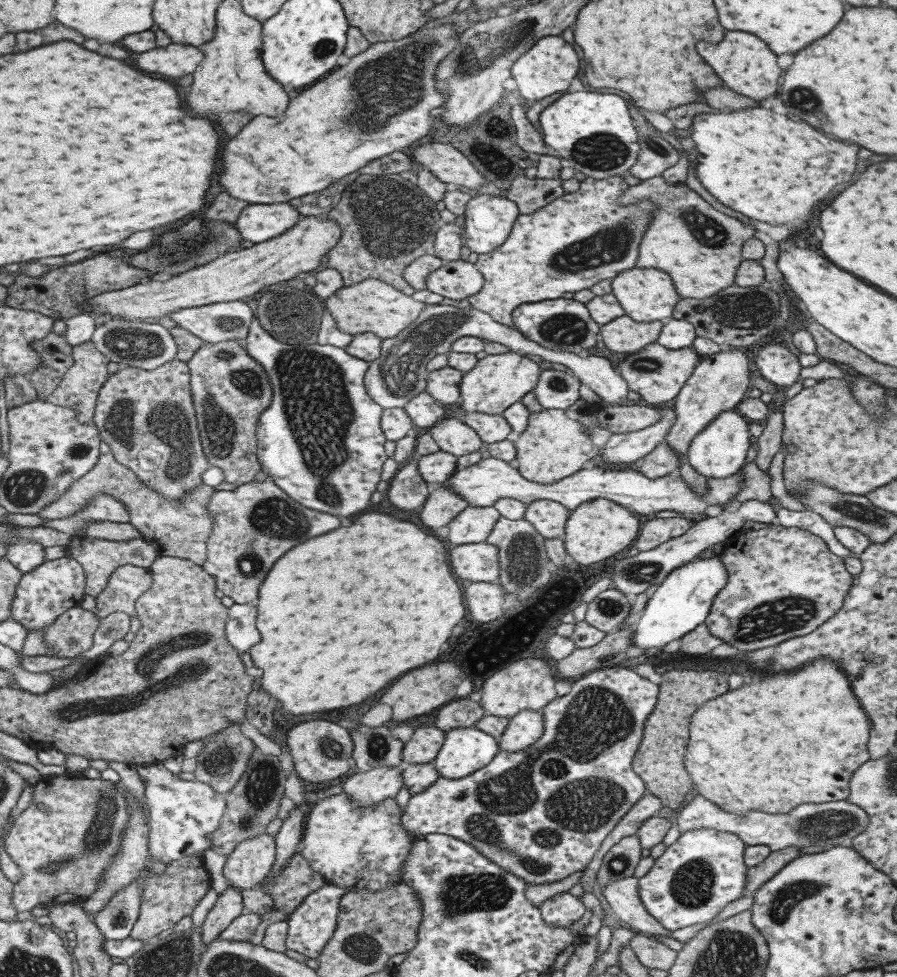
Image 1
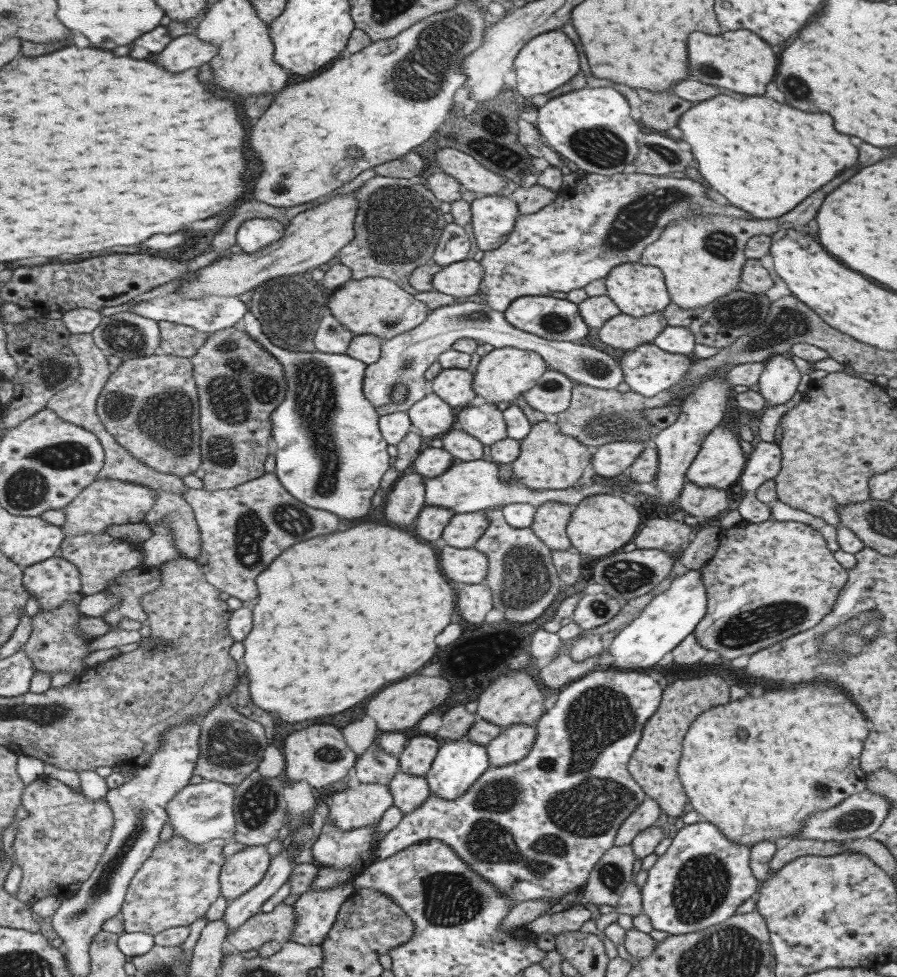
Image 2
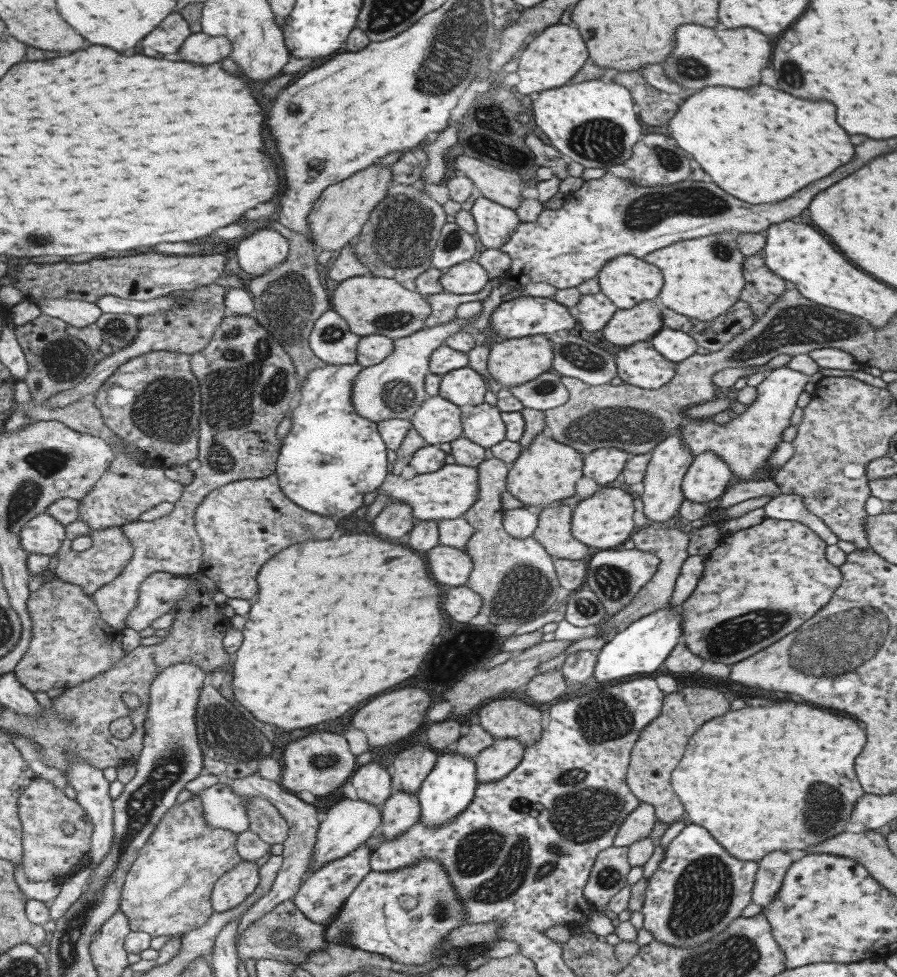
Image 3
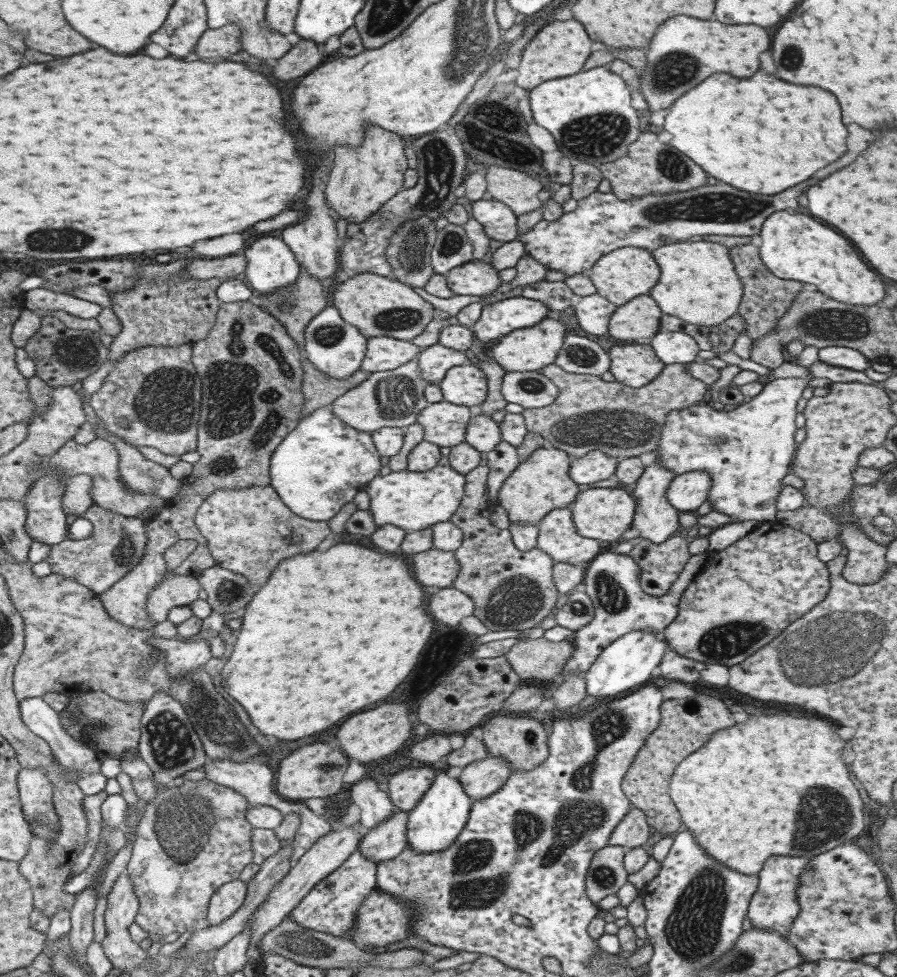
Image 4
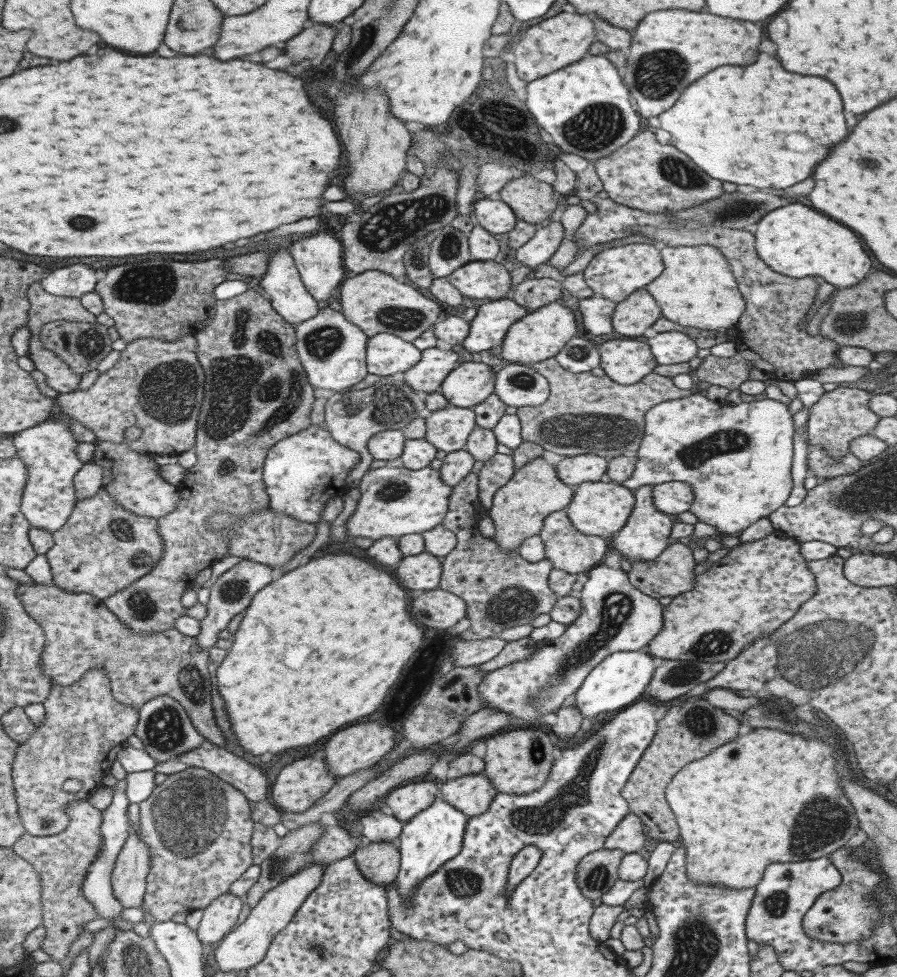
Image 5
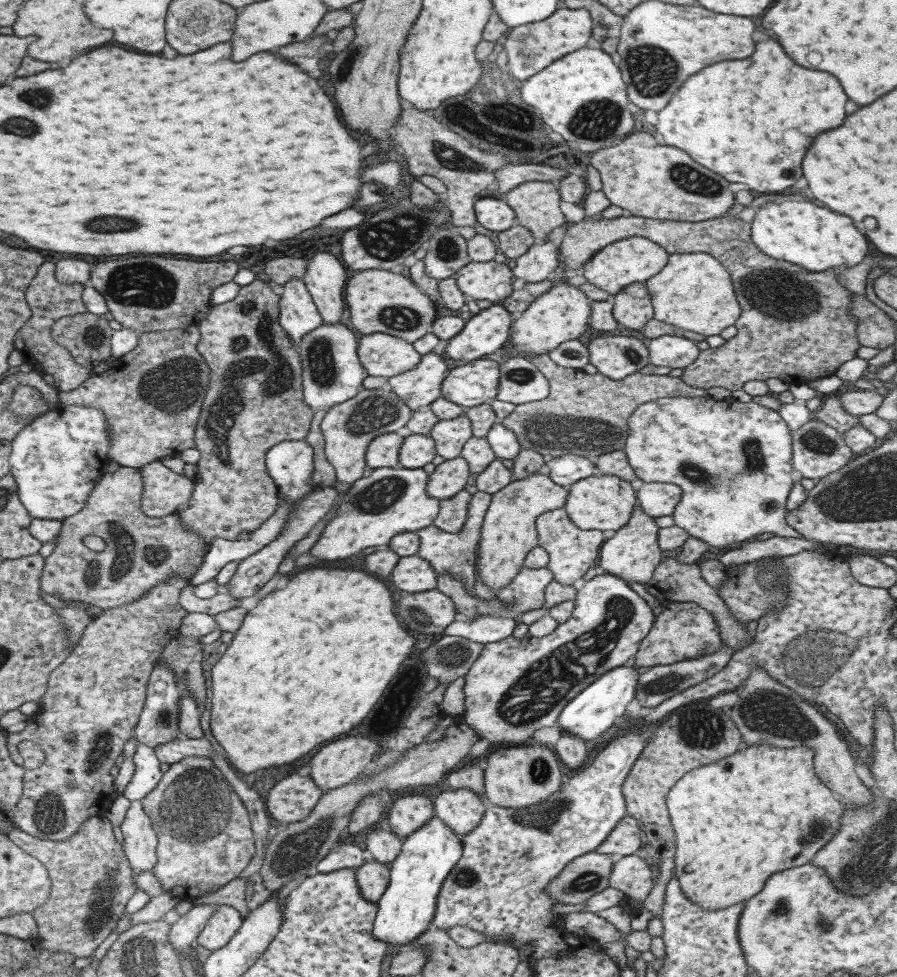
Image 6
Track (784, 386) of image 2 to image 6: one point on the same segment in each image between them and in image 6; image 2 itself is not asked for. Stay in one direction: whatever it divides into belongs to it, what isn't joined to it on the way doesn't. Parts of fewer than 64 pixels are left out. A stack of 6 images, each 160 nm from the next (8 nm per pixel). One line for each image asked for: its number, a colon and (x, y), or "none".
3: (745, 443)
4: (746, 451)
5: (736, 458)
6: (731, 460)

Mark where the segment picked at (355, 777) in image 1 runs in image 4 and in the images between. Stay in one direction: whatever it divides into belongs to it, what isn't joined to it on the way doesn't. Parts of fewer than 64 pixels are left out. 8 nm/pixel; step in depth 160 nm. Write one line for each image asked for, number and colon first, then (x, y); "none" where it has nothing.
2: (350, 808)
3: (348, 823)
4: (330, 850)

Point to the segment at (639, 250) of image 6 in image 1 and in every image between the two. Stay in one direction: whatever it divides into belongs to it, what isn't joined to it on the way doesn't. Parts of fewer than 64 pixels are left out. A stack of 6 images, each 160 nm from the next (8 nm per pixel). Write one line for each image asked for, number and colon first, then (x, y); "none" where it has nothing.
1: (645, 295)
2: (637, 290)
3: (625, 281)
4: (624, 273)
5: (613, 273)

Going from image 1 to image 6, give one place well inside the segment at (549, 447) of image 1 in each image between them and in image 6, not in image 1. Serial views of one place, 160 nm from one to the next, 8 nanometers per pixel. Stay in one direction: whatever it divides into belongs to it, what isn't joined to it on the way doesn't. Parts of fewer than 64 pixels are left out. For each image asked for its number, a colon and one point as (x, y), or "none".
2: (548, 460)
3: (545, 472)
4: (540, 482)
5: (518, 508)
6: (507, 533)

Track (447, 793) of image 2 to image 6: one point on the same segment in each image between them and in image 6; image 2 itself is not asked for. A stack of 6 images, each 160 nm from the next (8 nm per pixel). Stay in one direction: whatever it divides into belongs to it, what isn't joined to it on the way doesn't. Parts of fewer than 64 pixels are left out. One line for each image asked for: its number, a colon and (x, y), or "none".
3: (447, 789)
4: (432, 824)
5: (434, 835)
6: (426, 855)

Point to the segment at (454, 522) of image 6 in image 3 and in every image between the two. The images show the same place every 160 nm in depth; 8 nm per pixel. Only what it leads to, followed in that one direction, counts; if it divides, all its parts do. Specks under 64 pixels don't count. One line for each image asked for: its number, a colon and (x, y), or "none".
3: (516, 581)
4: (511, 589)
5: (501, 590)

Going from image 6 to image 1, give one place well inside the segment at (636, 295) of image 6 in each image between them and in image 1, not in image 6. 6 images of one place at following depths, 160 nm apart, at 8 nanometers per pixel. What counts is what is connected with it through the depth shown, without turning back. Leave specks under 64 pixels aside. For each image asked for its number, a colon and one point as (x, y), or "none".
1: (621, 334)
2: (626, 332)
3: (639, 323)
4: (637, 320)
5: (637, 311)

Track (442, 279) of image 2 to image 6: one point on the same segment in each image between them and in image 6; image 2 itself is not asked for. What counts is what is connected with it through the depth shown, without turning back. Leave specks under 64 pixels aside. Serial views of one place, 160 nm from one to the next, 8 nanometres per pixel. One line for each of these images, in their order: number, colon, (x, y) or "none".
3: (468, 277)
4: (475, 278)
5: (488, 280)
6: (491, 281)

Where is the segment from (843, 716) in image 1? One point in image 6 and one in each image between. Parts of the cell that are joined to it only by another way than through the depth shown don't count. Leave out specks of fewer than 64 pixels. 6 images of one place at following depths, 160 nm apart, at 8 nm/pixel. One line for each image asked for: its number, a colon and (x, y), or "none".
2: (799, 752)
3: (771, 778)
4: (776, 785)
5: (735, 815)
6: (762, 809)

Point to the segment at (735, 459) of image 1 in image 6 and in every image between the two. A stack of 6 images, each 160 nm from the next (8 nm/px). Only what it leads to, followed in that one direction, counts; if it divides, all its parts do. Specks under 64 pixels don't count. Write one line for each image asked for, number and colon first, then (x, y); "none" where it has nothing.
2: (719, 461)
3: (707, 477)
4: (687, 491)
5: (672, 498)
6: (655, 499)

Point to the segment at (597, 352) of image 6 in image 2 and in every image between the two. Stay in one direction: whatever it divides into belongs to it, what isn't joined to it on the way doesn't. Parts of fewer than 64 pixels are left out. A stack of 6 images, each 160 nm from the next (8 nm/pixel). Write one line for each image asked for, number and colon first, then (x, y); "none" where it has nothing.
2: (647, 370)
3: (640, 365)
4: (634, 364)
5: (625, 362)

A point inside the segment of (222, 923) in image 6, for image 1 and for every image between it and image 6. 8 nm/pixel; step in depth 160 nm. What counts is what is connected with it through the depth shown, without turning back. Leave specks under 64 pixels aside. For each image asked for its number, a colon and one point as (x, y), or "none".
1: (246, 866)
2: (240, 872)
3: (232, 887)
4: (226, 899)
5: (219, 915)

